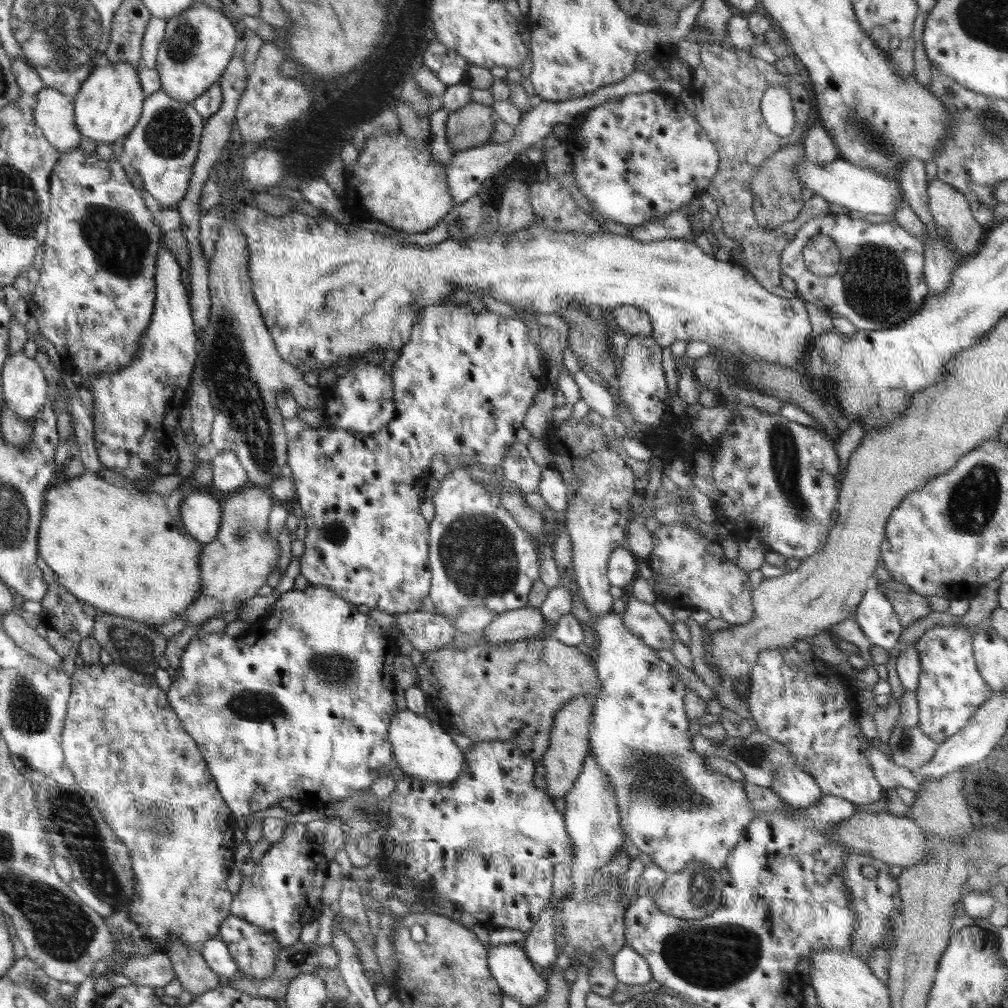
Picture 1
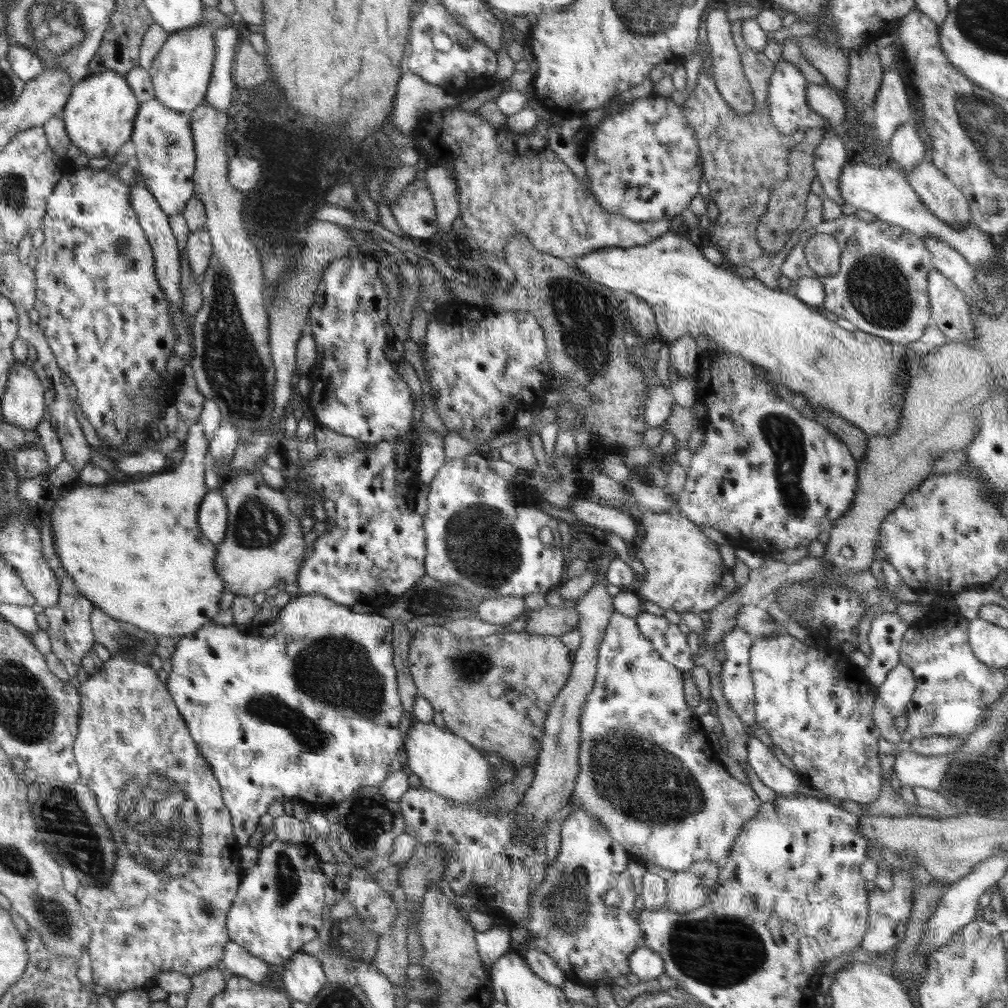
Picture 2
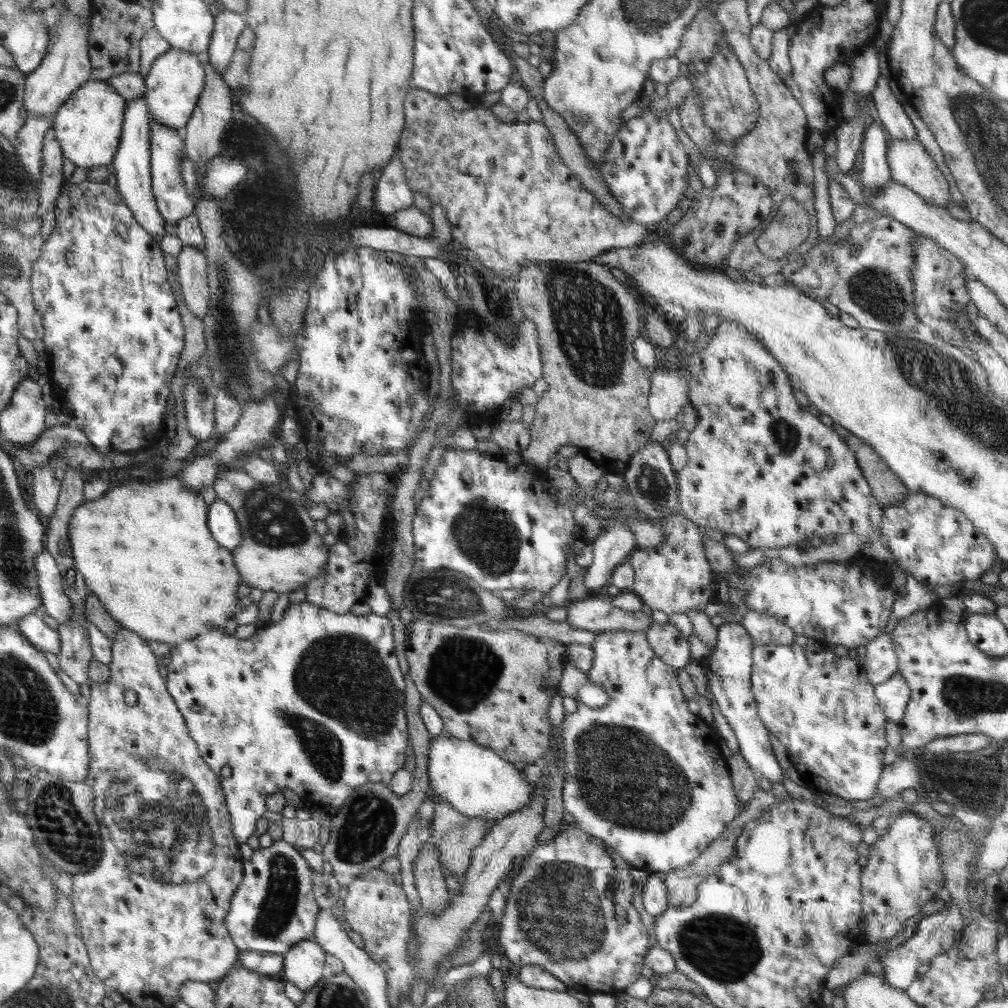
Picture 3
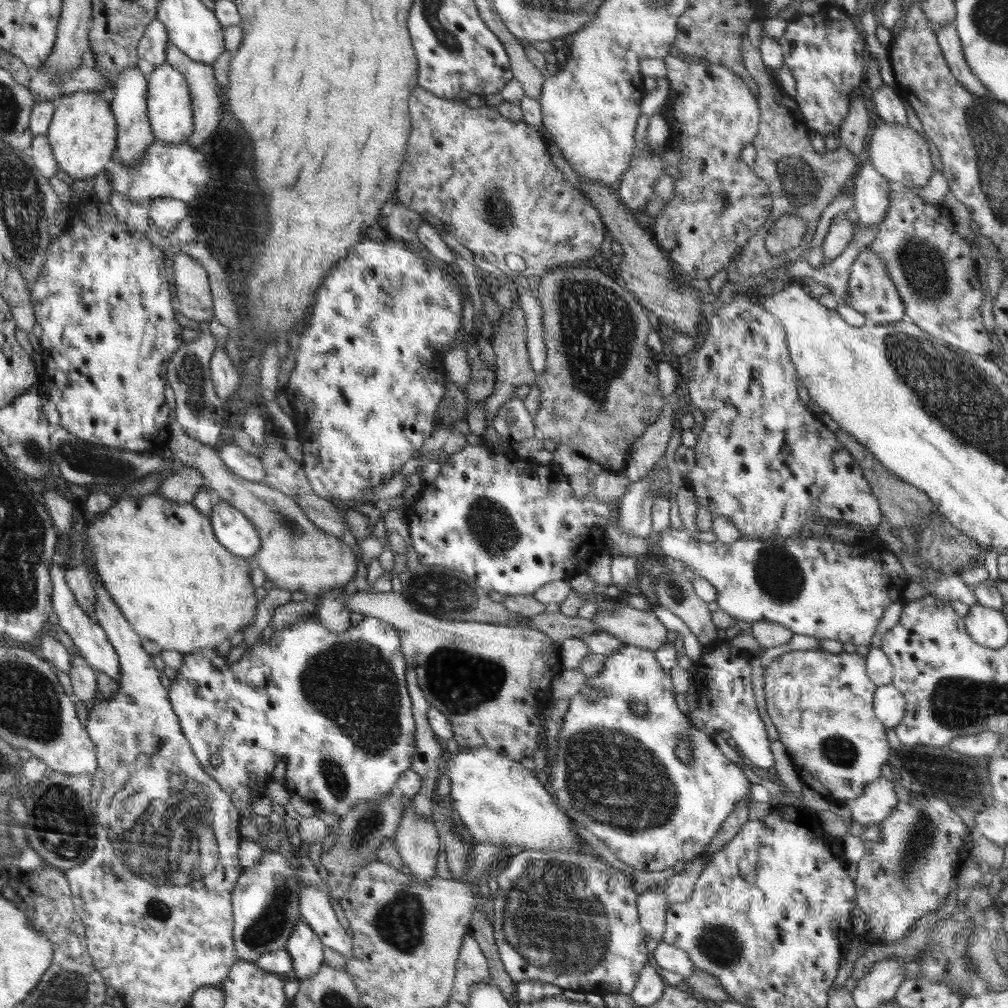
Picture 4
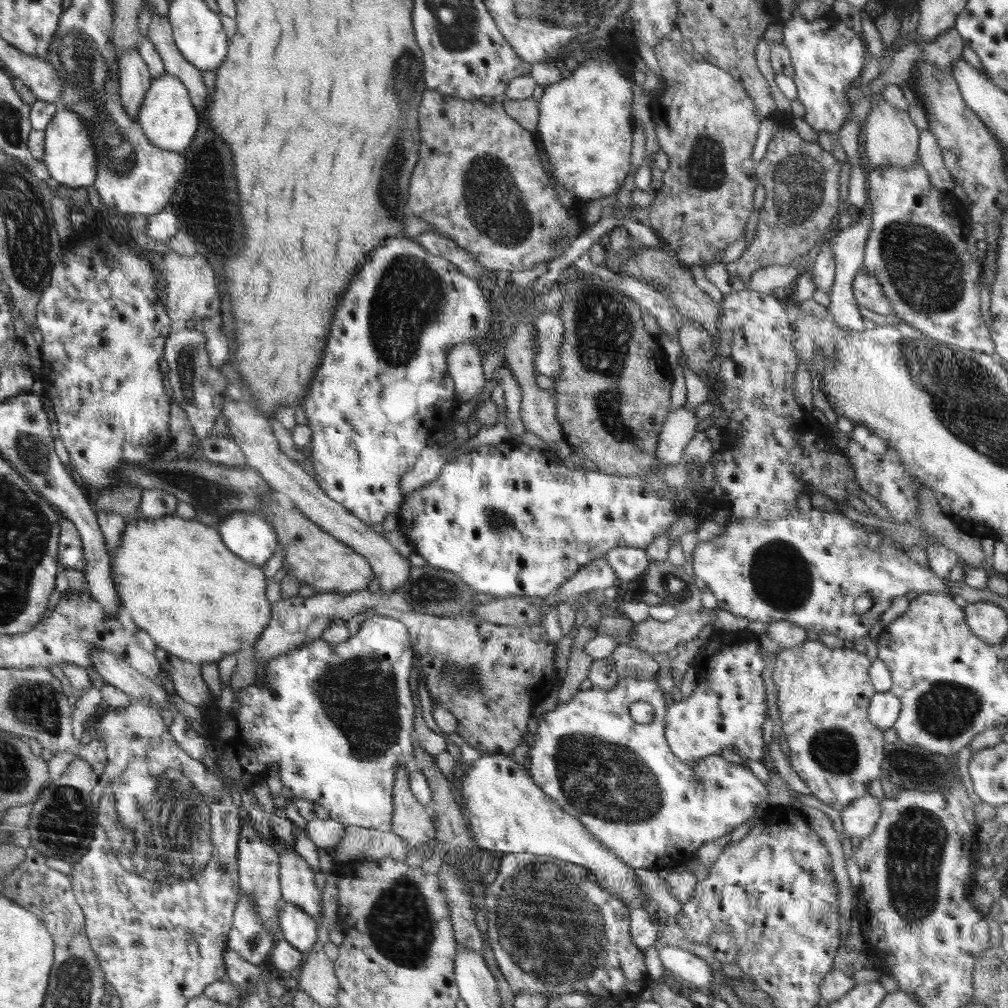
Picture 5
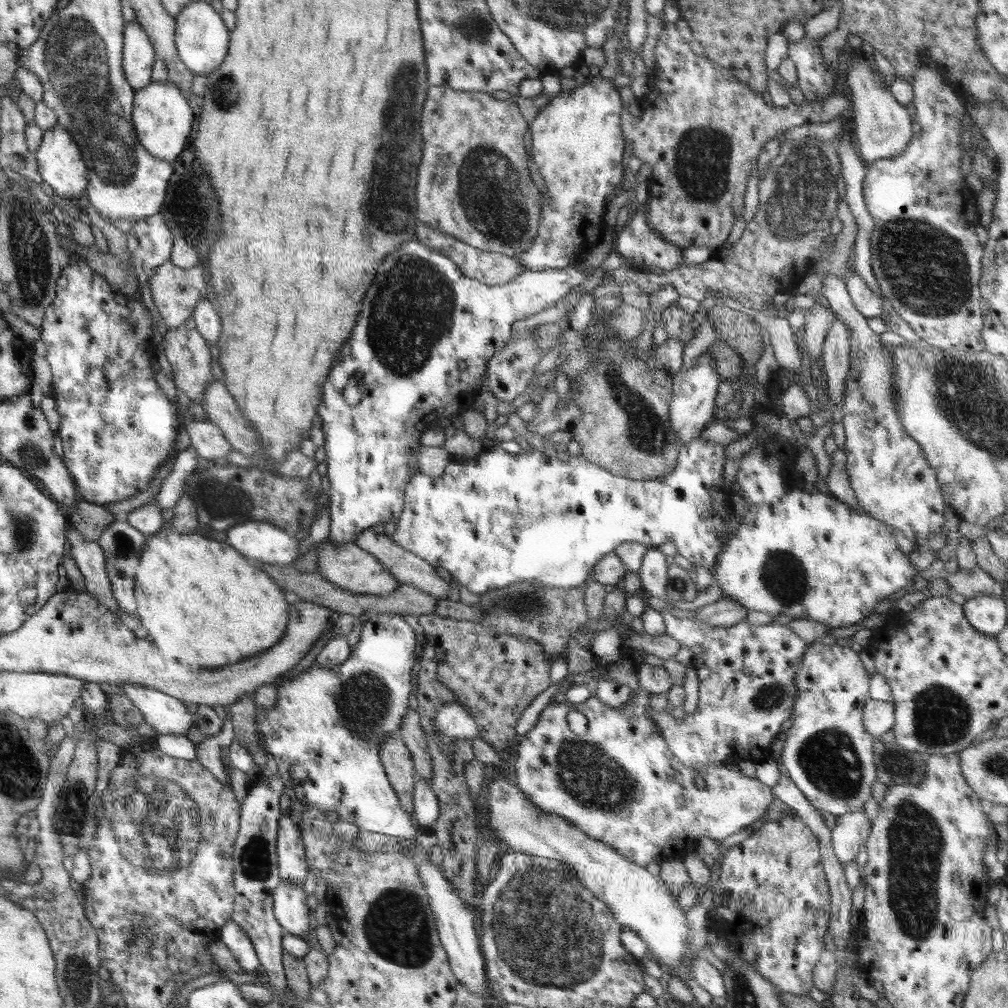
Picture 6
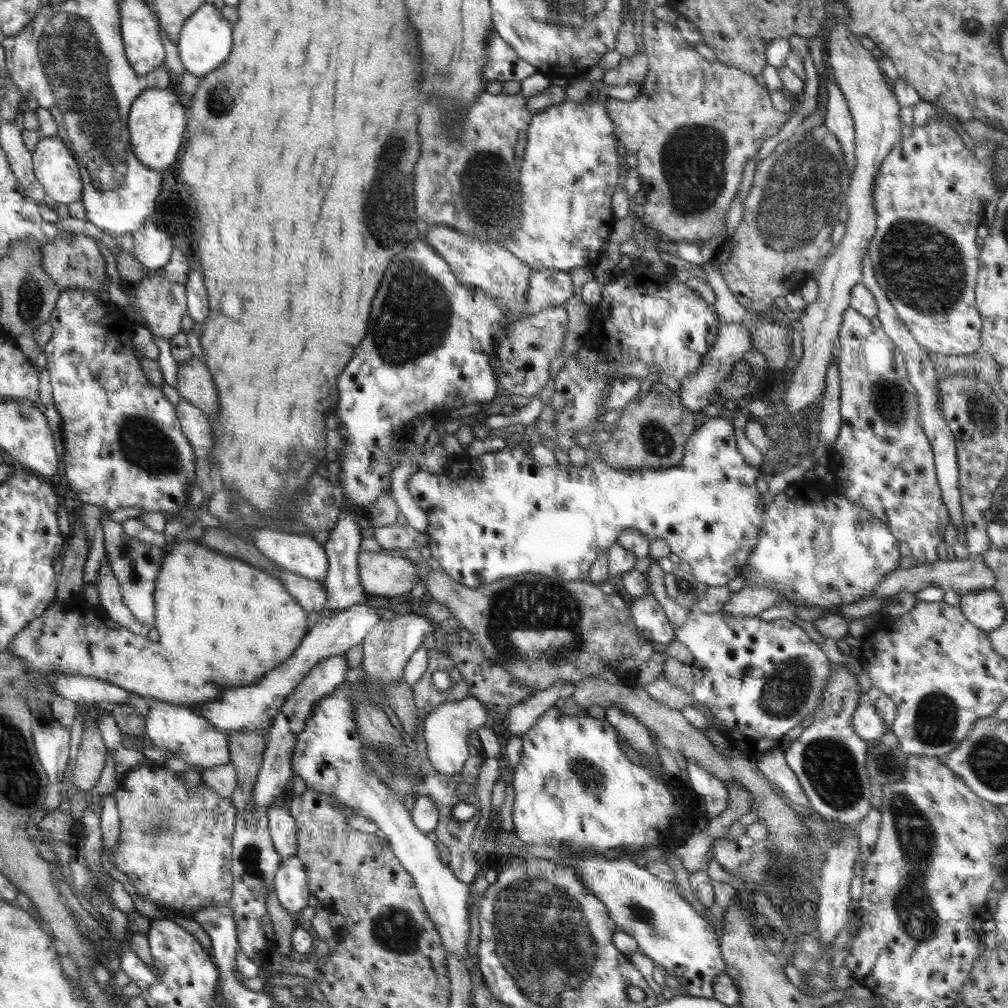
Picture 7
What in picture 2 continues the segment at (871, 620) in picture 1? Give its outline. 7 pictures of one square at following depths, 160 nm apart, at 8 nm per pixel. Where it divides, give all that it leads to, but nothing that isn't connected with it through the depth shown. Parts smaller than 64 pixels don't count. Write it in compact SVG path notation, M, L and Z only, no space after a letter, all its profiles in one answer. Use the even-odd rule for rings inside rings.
M896 611L882 612L872 620L867 641L872 654L863 669L872 685L881 685L887 674L900 662L900 646L908 627Z

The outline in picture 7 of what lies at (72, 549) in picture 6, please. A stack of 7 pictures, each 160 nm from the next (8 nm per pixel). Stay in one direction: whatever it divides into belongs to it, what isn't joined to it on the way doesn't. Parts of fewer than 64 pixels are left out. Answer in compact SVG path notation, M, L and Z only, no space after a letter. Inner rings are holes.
M103 560L100 564L95 584L100 596L100 605L114 622L130 629L130 632L137 633L139 636L147 636L150 633L151 625L144 624L130 615L129 609L124 605L118 580L112 574L106 560Z

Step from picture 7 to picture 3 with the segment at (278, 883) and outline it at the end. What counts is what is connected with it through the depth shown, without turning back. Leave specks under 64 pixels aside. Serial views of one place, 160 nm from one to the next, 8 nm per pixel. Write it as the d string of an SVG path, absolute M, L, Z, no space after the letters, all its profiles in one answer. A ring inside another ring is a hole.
M314 938L295 944L284 954L281 977L307 992L327 973L325 953Z

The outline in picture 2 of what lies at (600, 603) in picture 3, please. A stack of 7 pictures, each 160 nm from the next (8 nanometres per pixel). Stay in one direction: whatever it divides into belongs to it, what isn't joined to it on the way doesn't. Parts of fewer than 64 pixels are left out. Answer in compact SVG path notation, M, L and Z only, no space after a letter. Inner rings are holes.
M544 607L540 609L527 610L525 631L532 636L558 636L566 634L569 630L577 628L580 624L580 617L576 608L566 610L560 608Z

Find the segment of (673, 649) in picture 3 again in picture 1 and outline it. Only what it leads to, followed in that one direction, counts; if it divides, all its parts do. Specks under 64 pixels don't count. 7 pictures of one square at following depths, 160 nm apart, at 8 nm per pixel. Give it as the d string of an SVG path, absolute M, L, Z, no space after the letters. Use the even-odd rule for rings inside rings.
M634 595L626 600L626 610L622 614L622 623L634 635L650 648L672 650L674 646L672 627L658 614L655 606L638 600Z

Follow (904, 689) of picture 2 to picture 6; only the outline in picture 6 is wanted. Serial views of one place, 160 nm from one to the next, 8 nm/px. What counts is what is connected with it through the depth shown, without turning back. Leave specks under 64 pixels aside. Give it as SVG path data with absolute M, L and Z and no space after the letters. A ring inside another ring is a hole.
M874 700L865 702L862 726L872 736L879 737L894 727L895 704L892 701Z

